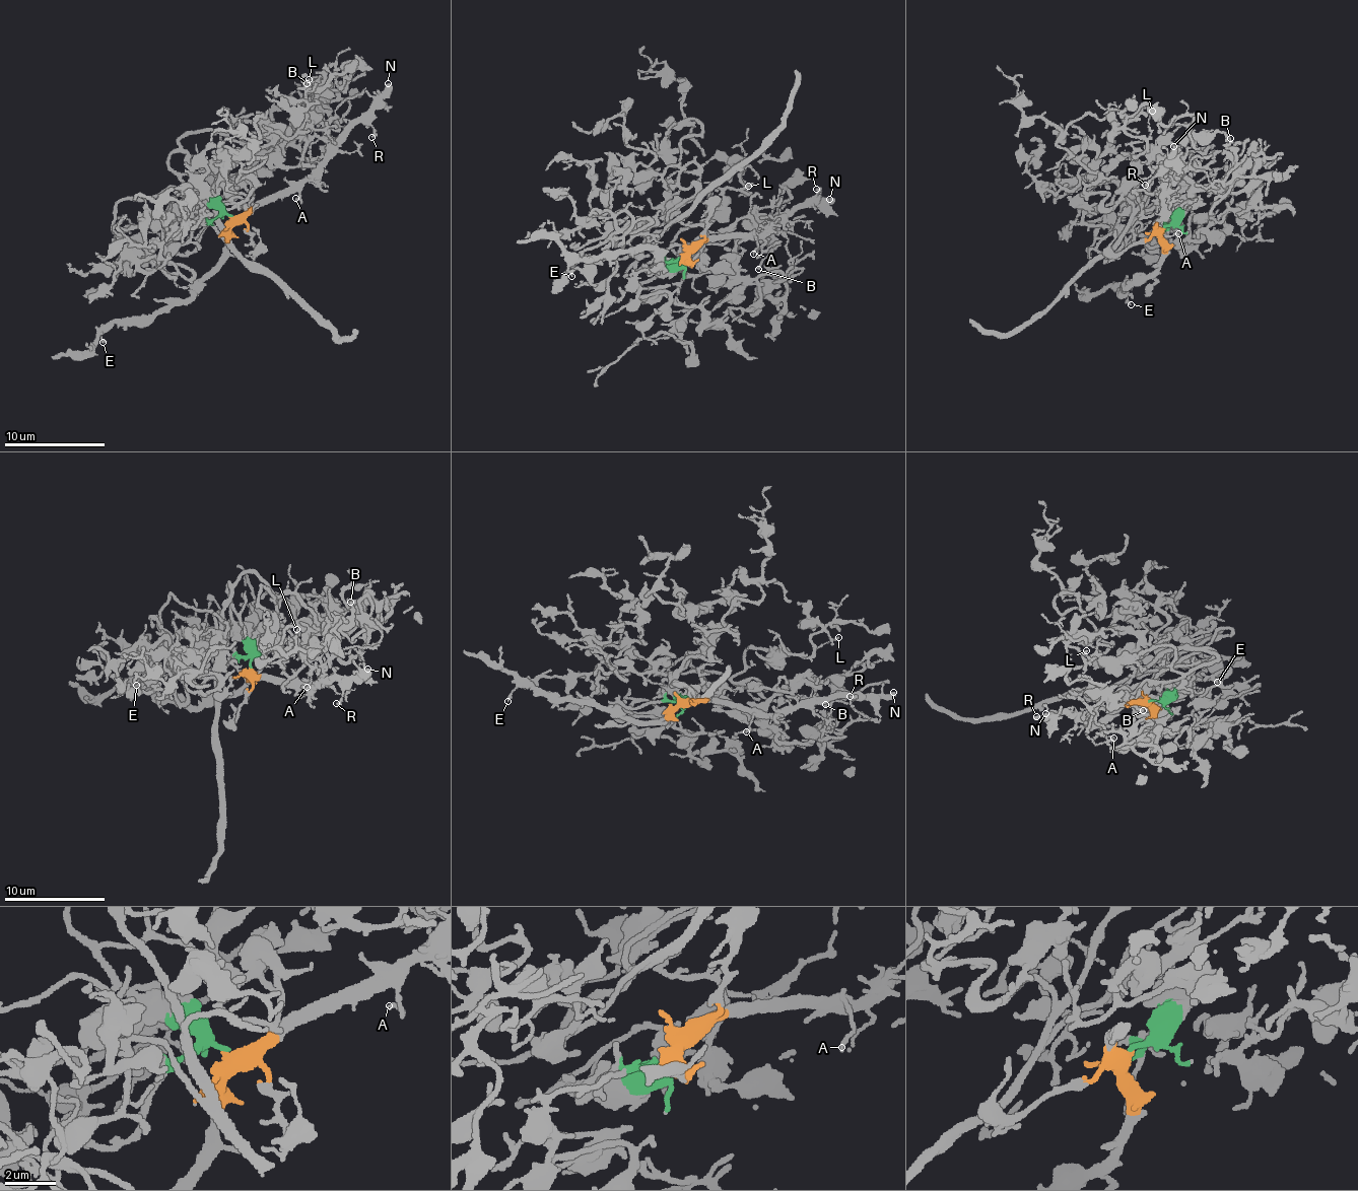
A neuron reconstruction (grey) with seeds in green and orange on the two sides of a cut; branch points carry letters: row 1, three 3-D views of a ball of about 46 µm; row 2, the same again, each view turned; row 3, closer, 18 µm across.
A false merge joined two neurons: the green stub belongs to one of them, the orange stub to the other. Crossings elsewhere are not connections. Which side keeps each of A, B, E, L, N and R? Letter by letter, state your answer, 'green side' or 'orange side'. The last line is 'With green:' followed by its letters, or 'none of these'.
A: orange side
B: green side
E: orange side
L: green side
N: orange side
R: orange side
With green: B, L

